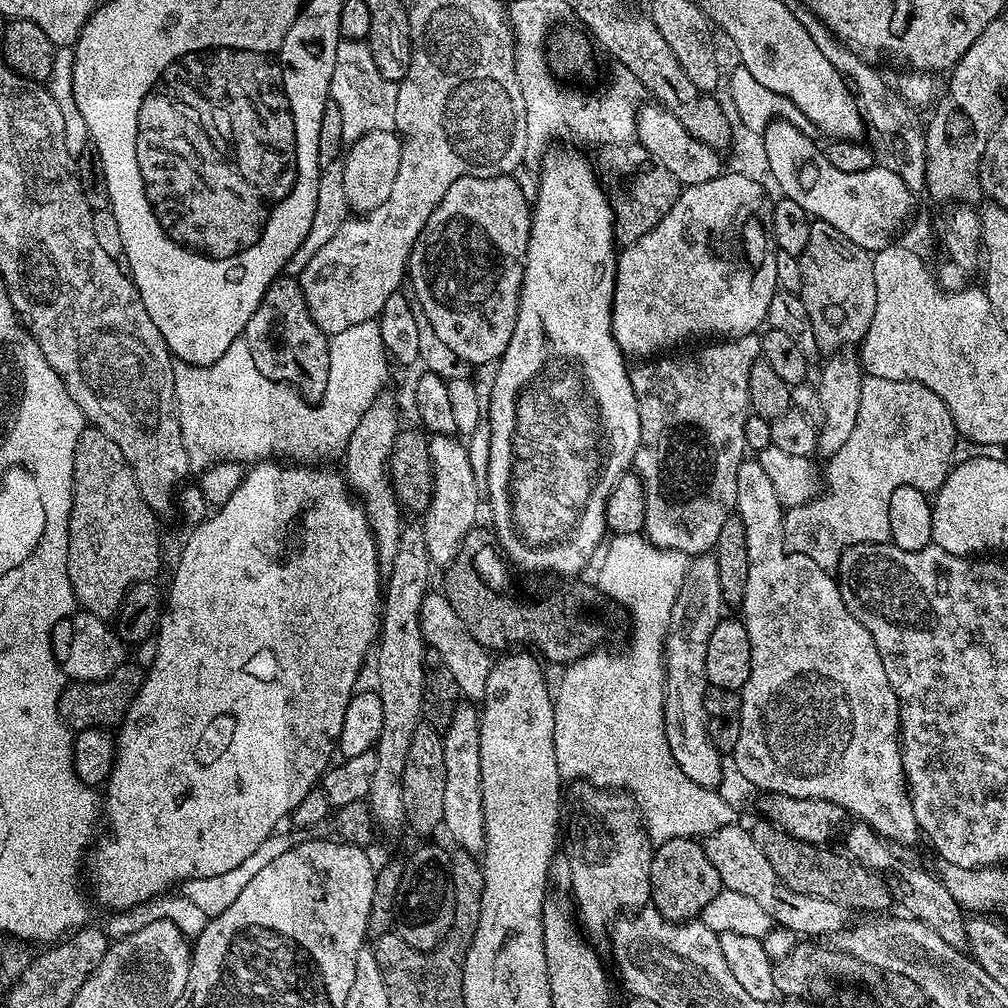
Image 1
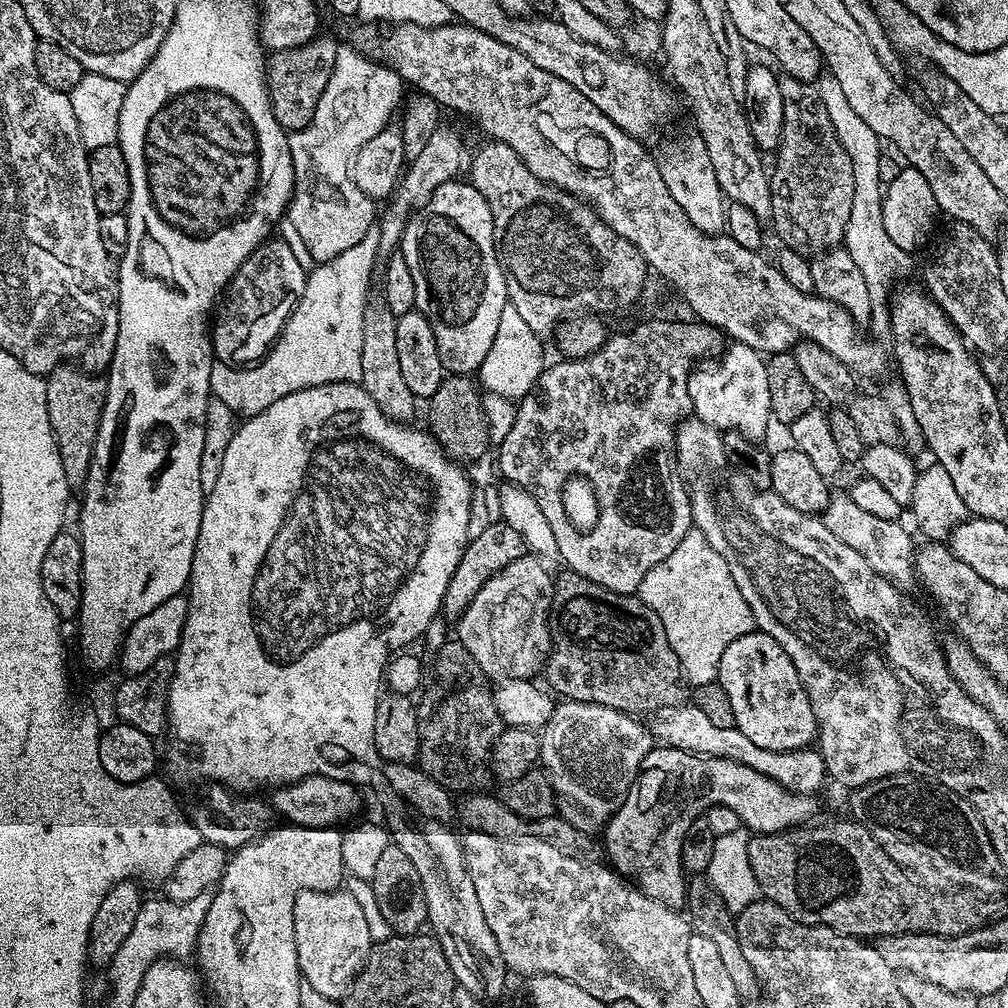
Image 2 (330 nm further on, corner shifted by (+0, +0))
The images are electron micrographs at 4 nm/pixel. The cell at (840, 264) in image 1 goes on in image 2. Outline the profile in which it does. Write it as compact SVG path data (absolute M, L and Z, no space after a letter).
M785 74L779 77L779 81L784 103L784 129L779 147L774 152L776 165L773 168L771 165L768 181L772 207L770 223L776 227L776 236L783 247L793 248L812 258L837 247L844 239L846 222L850 222L850 206L854 202L854 166L850 166L850 154L846 154L842 142L838 142L838 134L834 134L830 114L826 114L826 106L822 106L819 87Z

